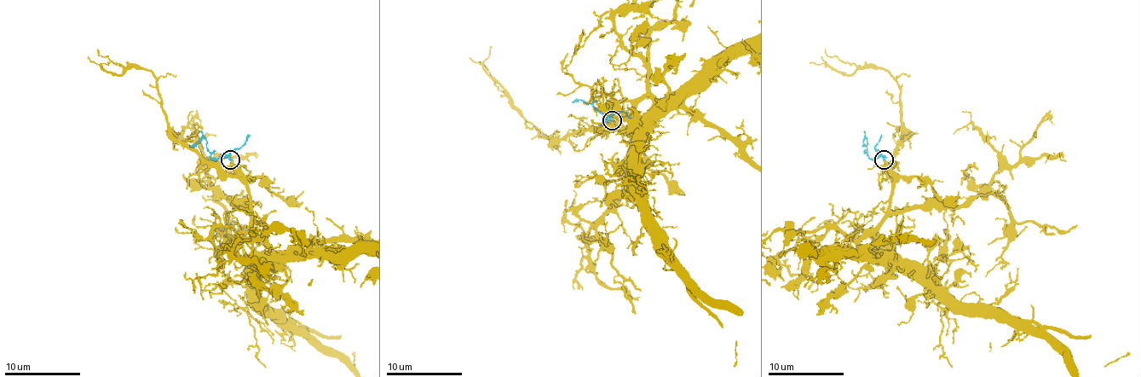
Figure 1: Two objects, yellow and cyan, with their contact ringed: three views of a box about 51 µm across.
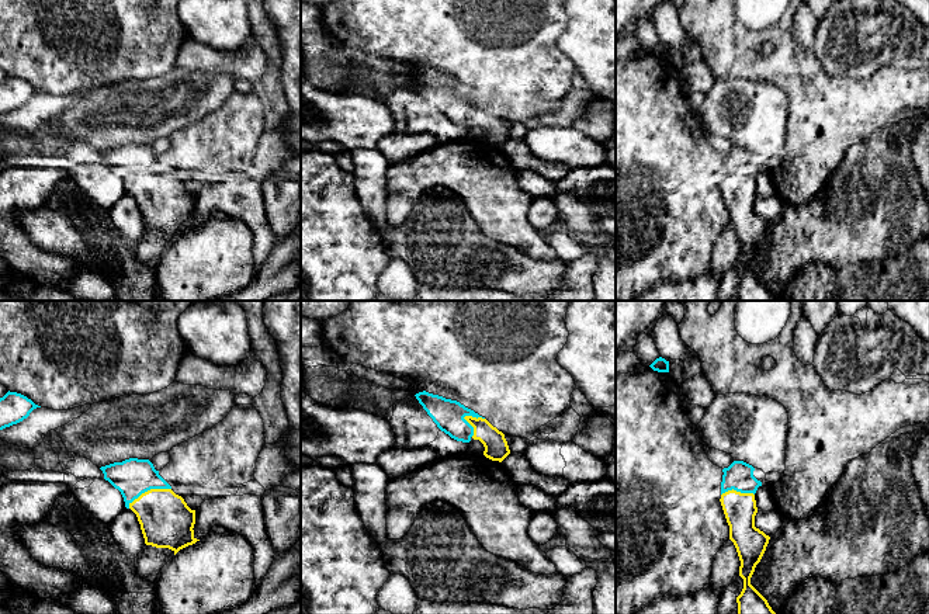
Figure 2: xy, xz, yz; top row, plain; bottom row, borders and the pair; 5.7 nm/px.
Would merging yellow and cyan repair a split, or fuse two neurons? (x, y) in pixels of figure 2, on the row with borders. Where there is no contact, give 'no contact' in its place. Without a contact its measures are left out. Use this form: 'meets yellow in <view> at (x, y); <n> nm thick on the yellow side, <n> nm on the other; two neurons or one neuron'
meets yellow in xy at (148, 491); 300 nm thick on the yellow side, 220 nm on the other; one neuron

